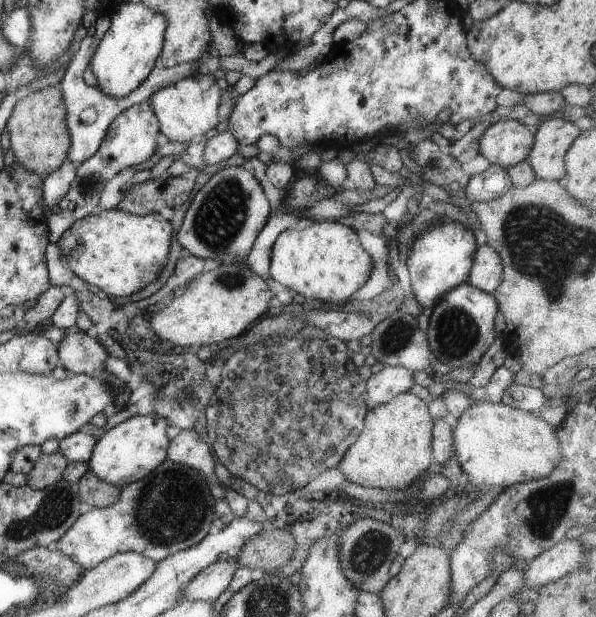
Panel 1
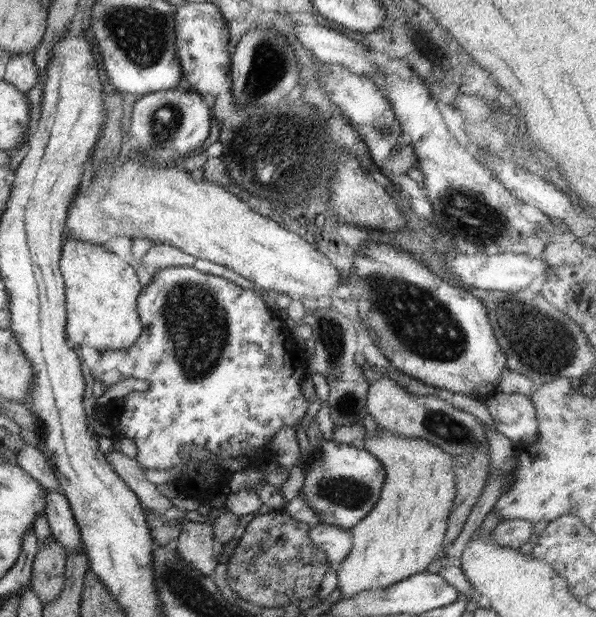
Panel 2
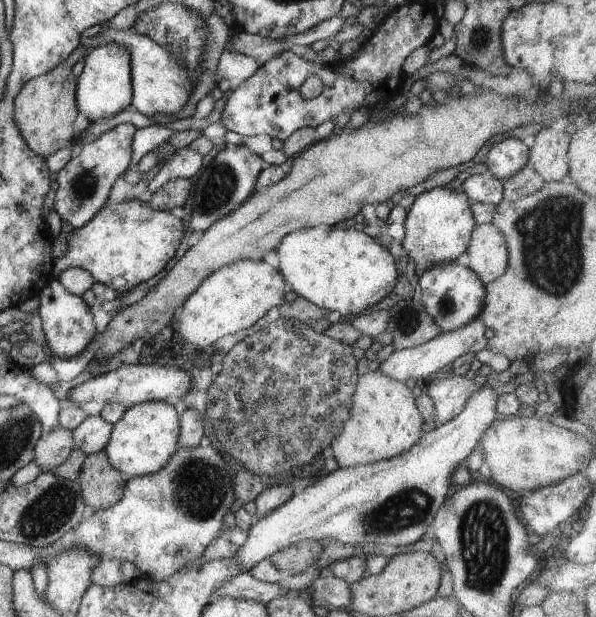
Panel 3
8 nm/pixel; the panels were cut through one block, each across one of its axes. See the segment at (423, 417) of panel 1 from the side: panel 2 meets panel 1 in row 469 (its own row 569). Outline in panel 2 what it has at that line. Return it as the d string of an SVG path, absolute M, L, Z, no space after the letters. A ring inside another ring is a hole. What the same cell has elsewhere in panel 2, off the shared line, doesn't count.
M378 425L378 432L376 434L368 434L365 432L365 437L363 440L364 448L384 466L385 469L385 481L382 490L380 490L380 498L377 499L376 504L374 504L371 511L368 512L366 518L362 518L360 522L356 523L356 526L353 526L350 529L352 535L352 548L348 552L348 556L342 560L340 563L340 569L338 569L338 582L337 586L342 592L341 598L354 598L356 594L360 592L365 592L366 590L380 590L380 588L388 588L388 586L394 586L396 582L404 580L404 578L410 578L410 576L415 574L420 574L428 570L430 562L438 556L438 553L442 550L445 534L448 524L448 517L454 504L454 497L456 497L456 482L455 482L455 470L450 466L450 457L452 454L442 450L440 446L424 440L424 438L404 438L400 434L392 434L388 430L384 430L382 426Z

